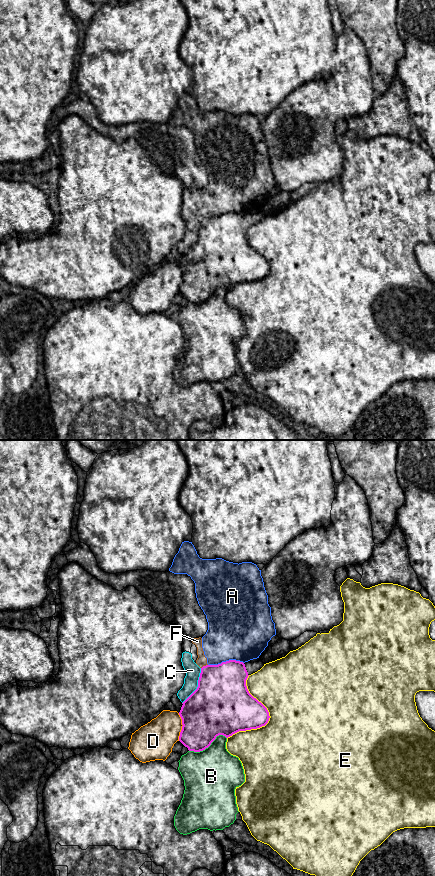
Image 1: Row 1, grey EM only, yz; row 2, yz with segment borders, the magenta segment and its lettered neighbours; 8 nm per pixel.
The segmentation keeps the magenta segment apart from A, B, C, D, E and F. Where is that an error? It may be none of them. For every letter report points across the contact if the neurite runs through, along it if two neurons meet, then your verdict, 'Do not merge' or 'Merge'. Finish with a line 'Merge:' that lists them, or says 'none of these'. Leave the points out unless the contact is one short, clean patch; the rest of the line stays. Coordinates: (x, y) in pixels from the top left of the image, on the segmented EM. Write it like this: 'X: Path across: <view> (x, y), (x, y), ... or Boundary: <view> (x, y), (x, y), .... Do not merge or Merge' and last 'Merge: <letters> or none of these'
A: Do not merge
B: Do not merge
C: Boundary: yz (201, 668), (197, 688), (182, 703). Do not merge
D: Do not merge
E: Do not merge
F: Boundary: yz (207, 664), (201, 668). Do not merge
Merge: none of these

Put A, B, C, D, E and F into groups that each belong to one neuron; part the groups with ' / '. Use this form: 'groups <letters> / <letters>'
groups A C F / B / D / E

